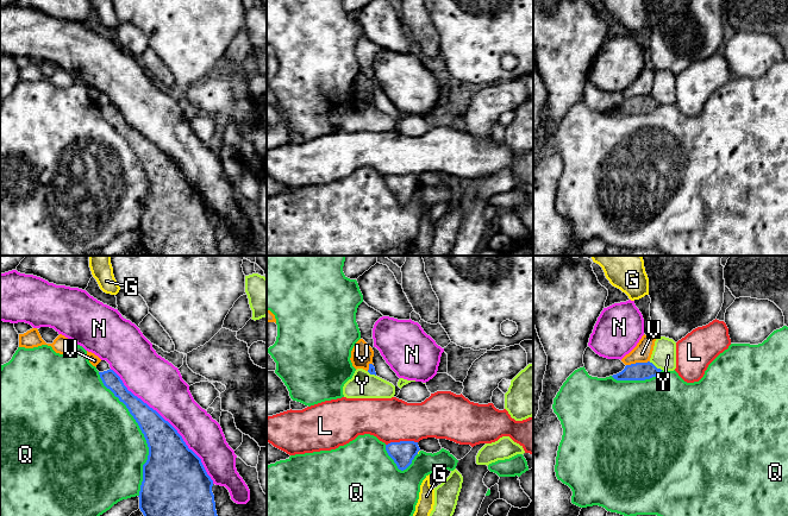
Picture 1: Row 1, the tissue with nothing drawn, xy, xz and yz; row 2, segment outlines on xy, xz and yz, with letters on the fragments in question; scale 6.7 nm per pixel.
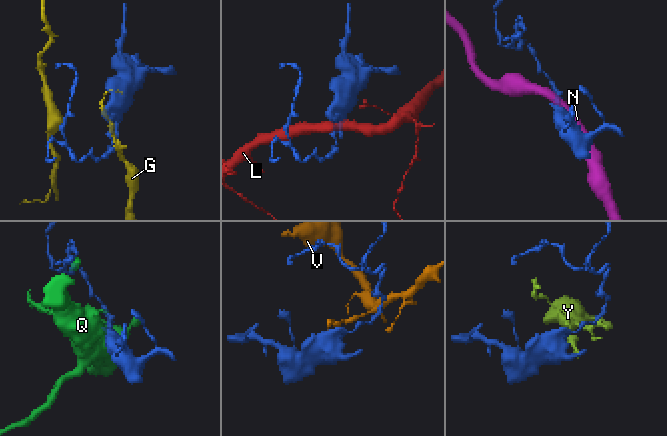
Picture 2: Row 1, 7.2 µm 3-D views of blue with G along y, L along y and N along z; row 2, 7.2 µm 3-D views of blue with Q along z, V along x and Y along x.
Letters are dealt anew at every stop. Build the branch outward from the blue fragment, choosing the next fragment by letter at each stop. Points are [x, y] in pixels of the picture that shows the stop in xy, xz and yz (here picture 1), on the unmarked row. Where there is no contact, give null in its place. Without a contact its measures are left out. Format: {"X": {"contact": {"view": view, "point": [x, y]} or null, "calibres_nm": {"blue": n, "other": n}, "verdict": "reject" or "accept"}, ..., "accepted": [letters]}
{"G": {"contact": {"view": "xz", "point": [418, 184]}, "calibres_nm": {"blue": 160, "other": 20}, "verdict": "reject"}, "L": {"contact": {"view": "xz", "point": [401, 175]}, "calibres_nm": {"blue": 160, "other": 300}, "verdict": "reject"}, "N": {"contact": {"view": "xy", "point": [168, 156]}, "calibres_nm": {"blue": 300, "other": 300}, "verdict": "reject"}, "Q": {"contact": {"view": "xy", "point": [143, 167]}, "calibres_nm": {"blue": 300, "other": 480}, "verdict": "reject"}, "V": {"contact": {"view": "yz", "point": [637, 96]}, "calibres_nm": {"blue": 130, "other": 130}, "verdict": "reject"}, "Y": {"contact": {"view": "yz", "point": [654, 99]}, "calibres_nm": {"blue": 130, "other": 170}, "verdict": "reject"}, "accepted": []}

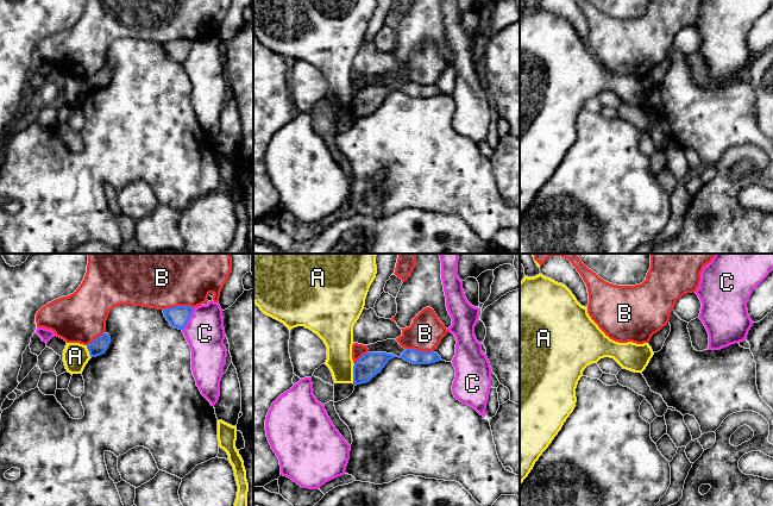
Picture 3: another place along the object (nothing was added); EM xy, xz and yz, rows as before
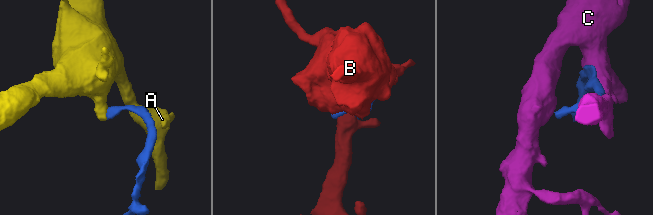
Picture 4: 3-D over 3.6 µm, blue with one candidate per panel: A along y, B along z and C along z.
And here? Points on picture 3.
{"A": {"contact": {"view": "xz", "point": [353, 105]}, "calibres_nm": {"blue": 160, "other": 190}, "verdict": "reject"}, "B": {"contact": {"view": "xy", "point": [177, 39]}, "calibres_nm": {"blue": 140, "other": 280}, "verdict": "reject"}, "C": {"contact": {"view": "xy", "point": [188, 52]}, "calibres_nm": {"blue": 140, "other": 260}, "verdict": "reject"}, "accepted": []}

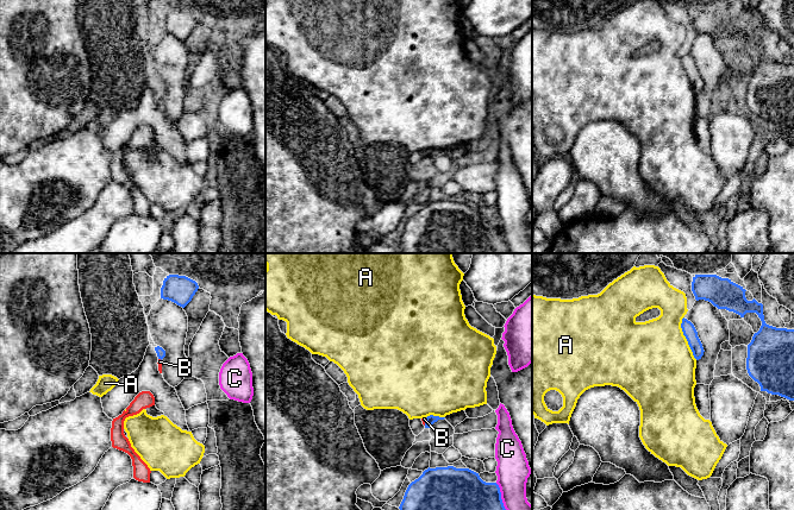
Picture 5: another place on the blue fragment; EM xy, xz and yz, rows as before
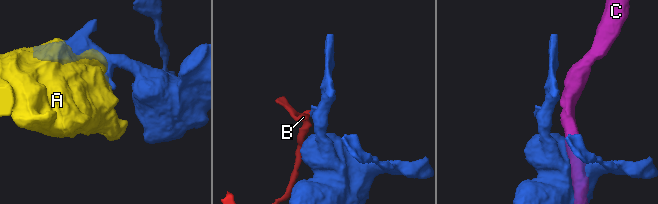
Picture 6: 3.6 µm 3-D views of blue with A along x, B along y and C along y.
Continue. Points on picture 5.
{"A": {"contact": {"view": "yz", "point": [686, 71]}, "calibres_nm": {"blue": 90, "other": 480}, "verdict": "reject"}, "B": {"contact": {"view": "xz", "point": [425, 155]}, "calibres_nm": {"blue": 60, "other": 30}, "verdict": "reject"}, "C": {"contact": {"view": "xz", "point": [501, 234]}, "calibres_nm": {"blue": 500, "other": 220}, "verdict": "reject"}, "accepted": []}

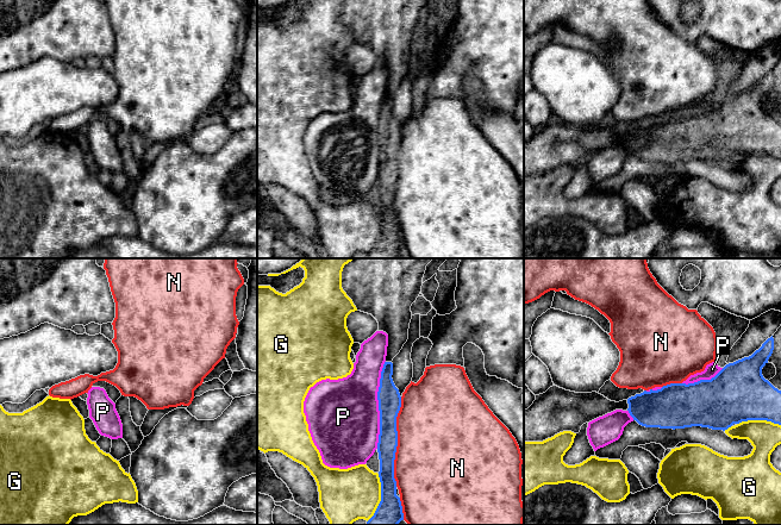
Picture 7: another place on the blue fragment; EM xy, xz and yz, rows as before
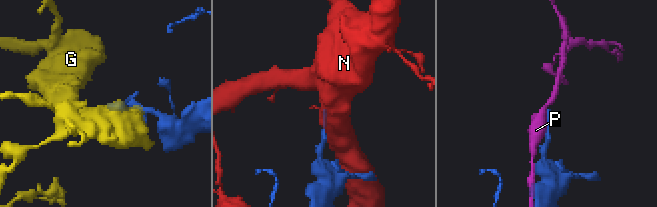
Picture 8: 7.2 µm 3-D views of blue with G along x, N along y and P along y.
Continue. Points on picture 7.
{"G": {"contact": {"view": "xz", "point": [381, 231]}, "calibres_nm": {"blue": 190, "other": 360}, "verdict": "reject"}, "N": {"contact": {"view": "xz", "point": [397, 175]}, "calibres_nm": {"blue": 140, "other": 500}, "verdict": "reject"}, "P": {"contact": {"view": "xz", "point": [379, 138]}, "calibres_nm": {"blue": 160, "other": 480}, "verdict": "reject"}, "accepted": []}

